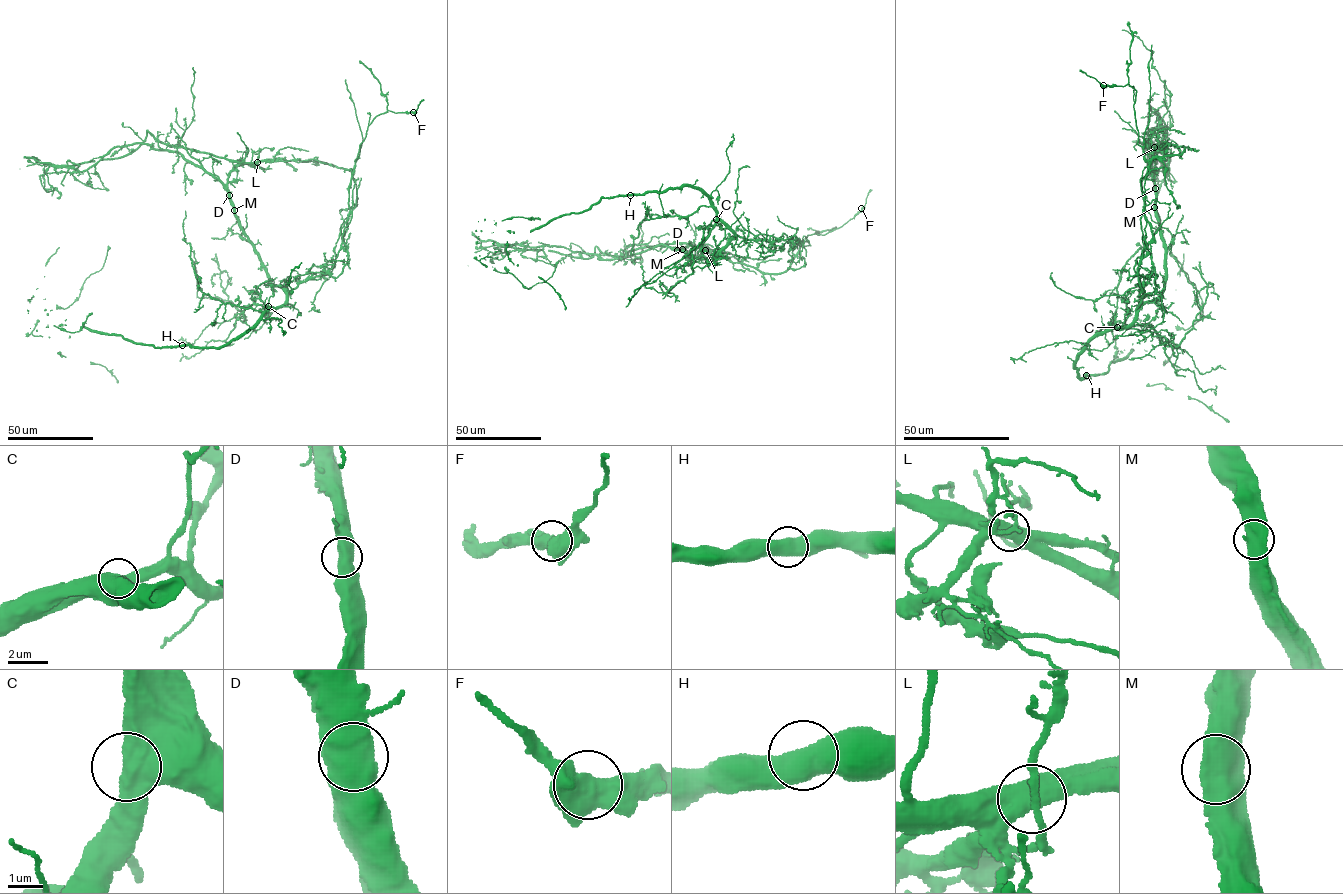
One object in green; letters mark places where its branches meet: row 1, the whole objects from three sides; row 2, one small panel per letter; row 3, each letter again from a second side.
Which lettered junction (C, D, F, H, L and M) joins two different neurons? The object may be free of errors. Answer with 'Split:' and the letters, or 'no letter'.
Split: no letter

